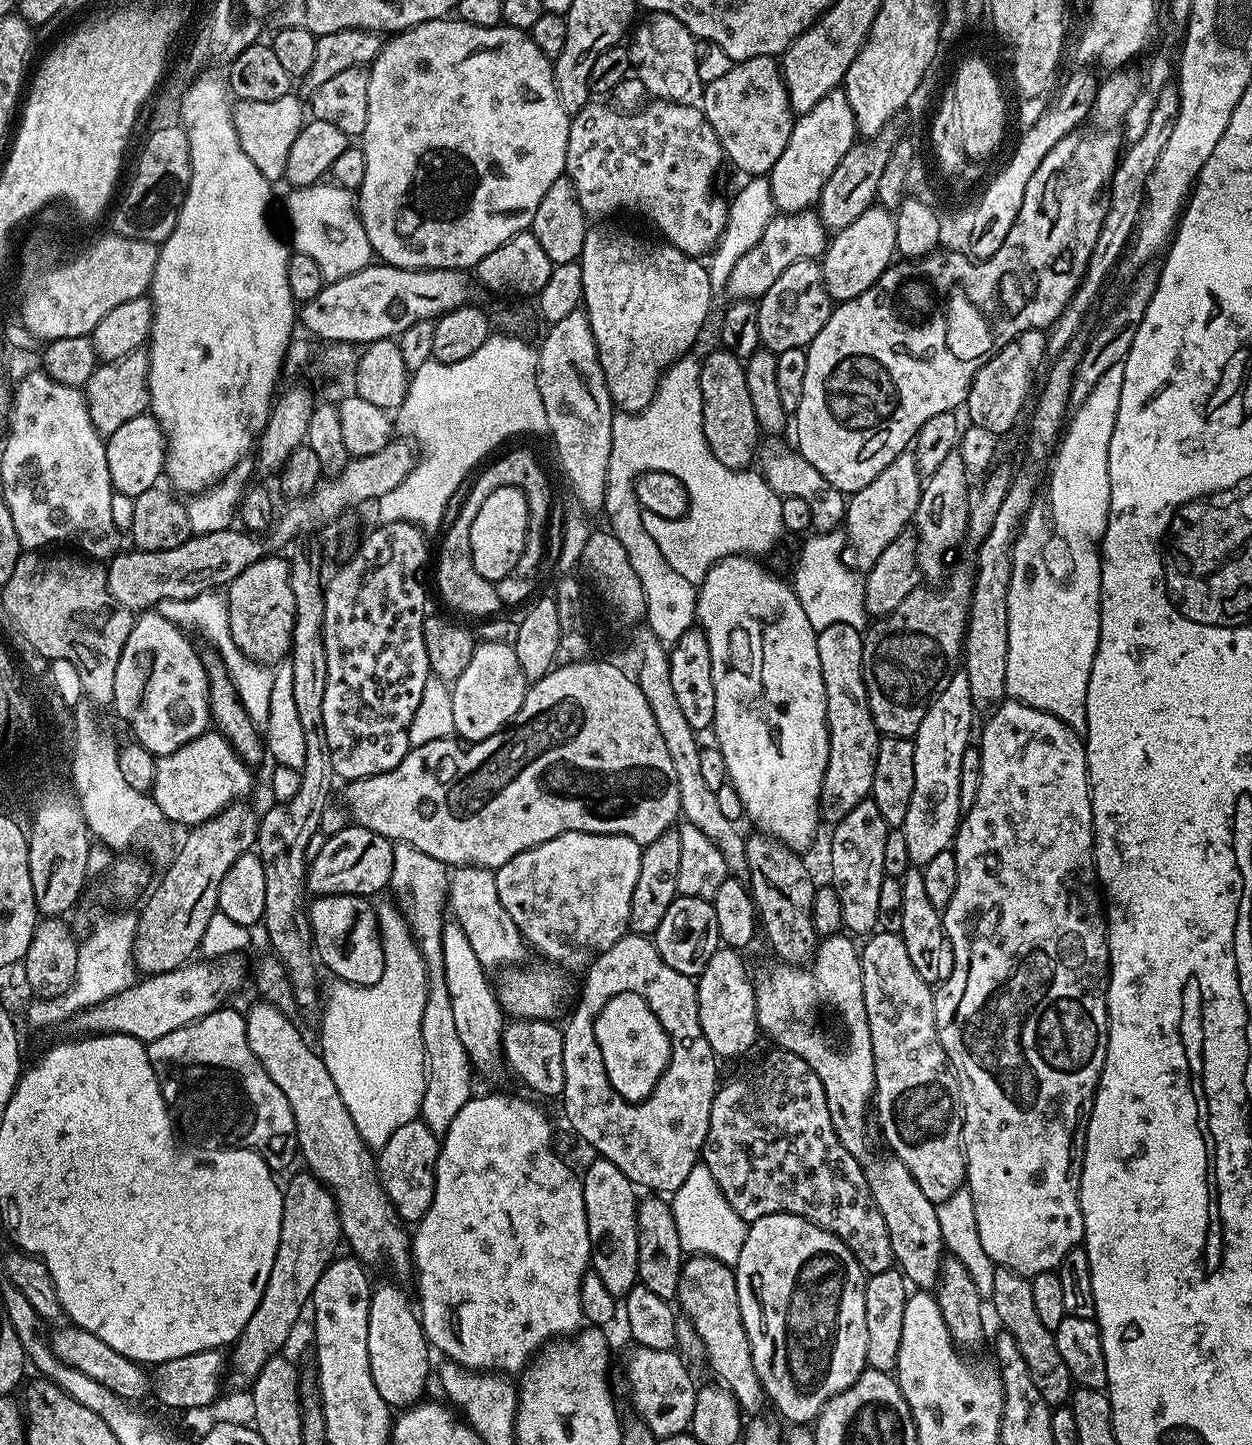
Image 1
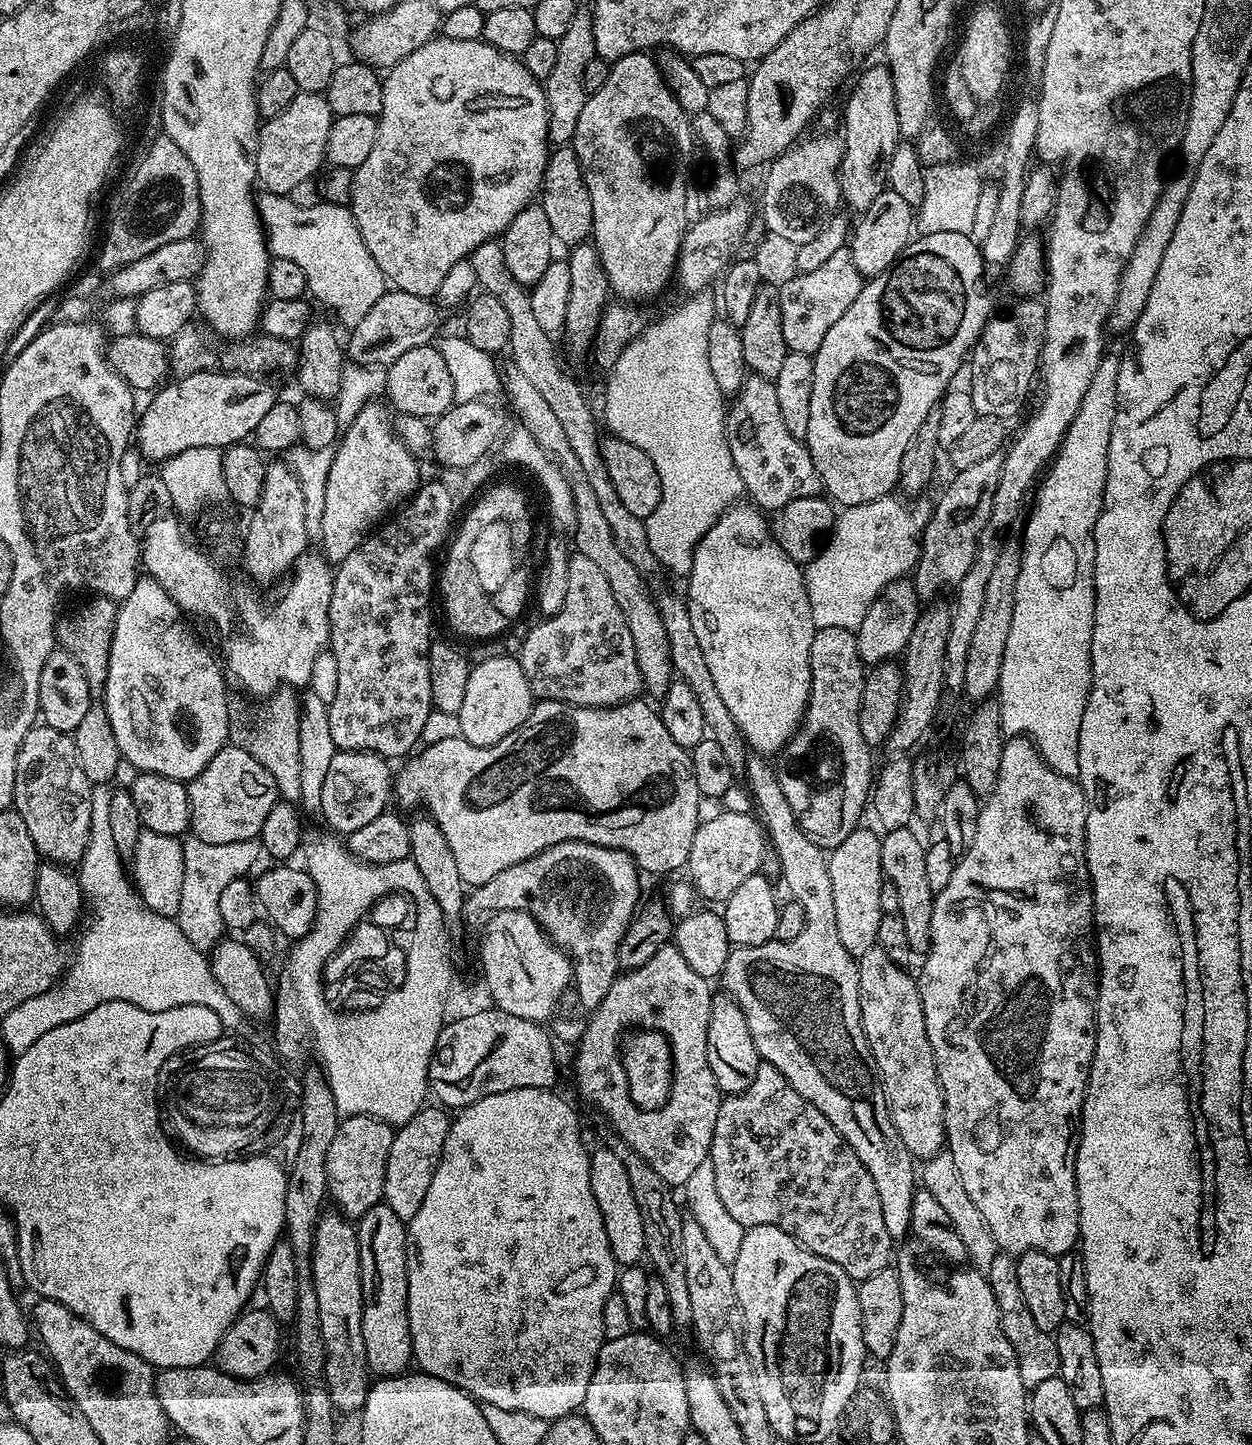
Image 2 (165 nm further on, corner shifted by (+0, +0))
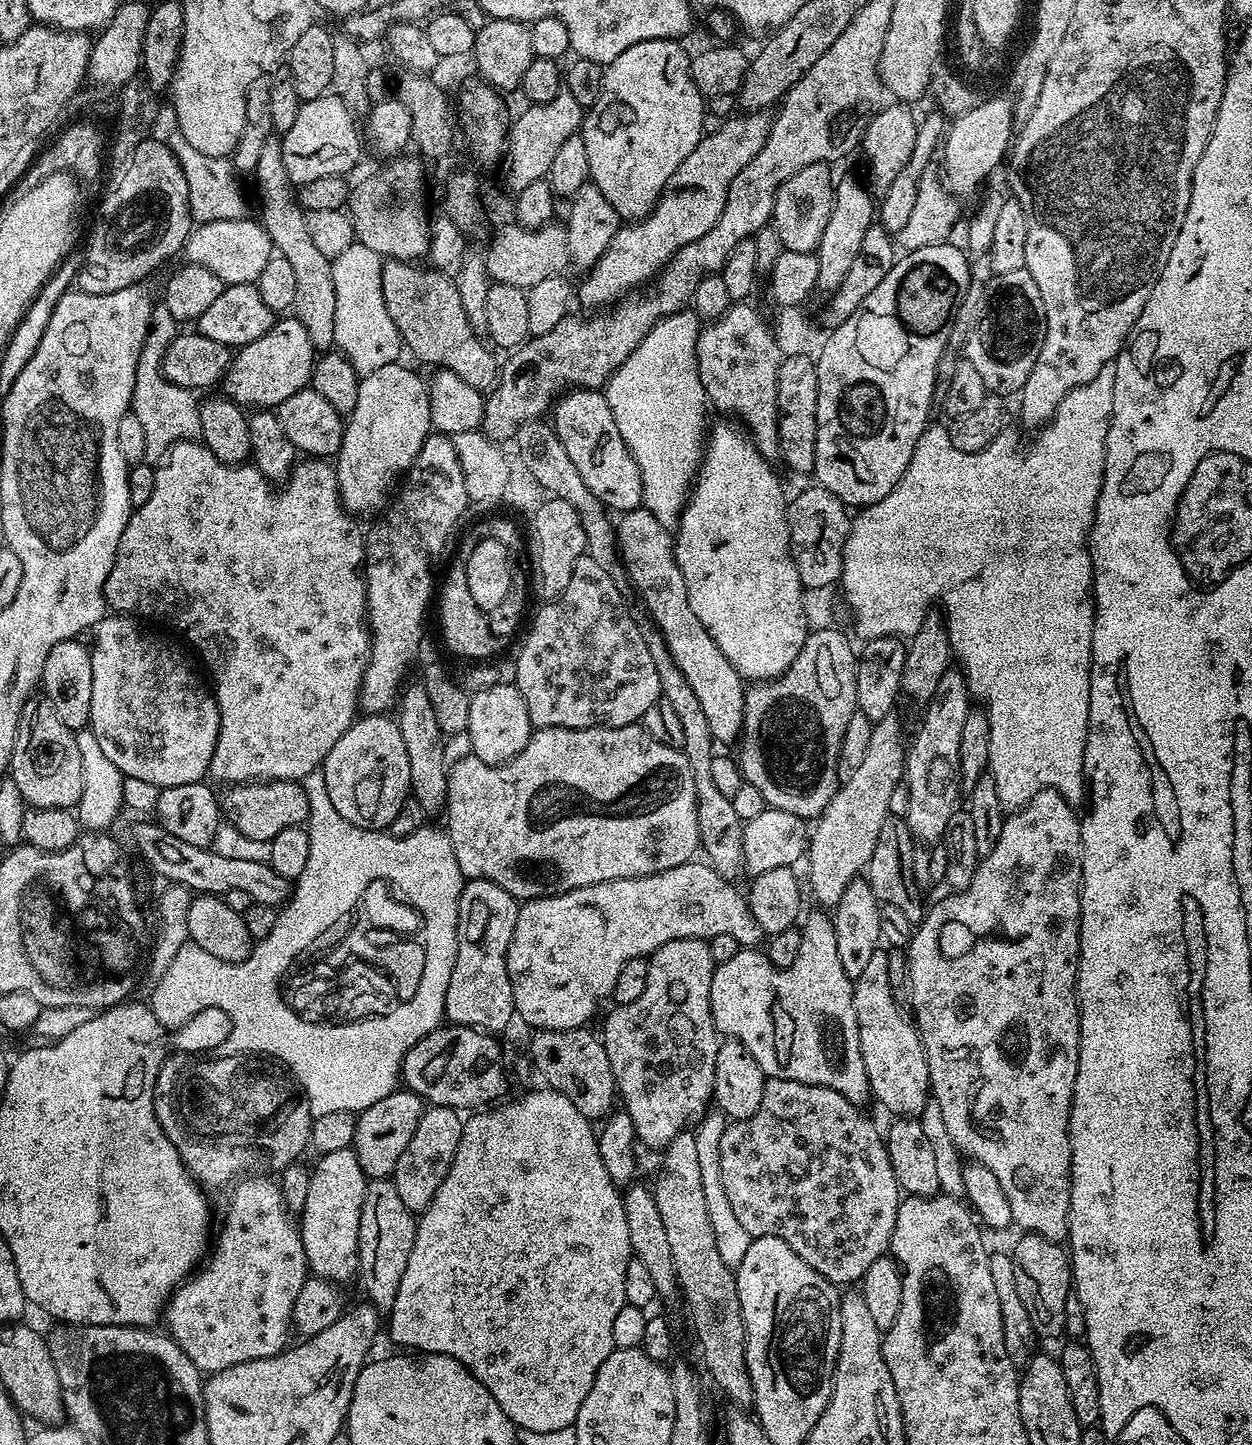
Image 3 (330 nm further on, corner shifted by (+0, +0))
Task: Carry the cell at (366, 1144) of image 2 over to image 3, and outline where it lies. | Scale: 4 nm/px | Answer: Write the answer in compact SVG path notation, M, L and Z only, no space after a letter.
M397 1090L382 1098L382 1102L374 1102L374 1106L356 1116L356 1133L351 1149L356 1153L358 1162L369 1180L387 1180L391 1177L398 1166L398 1158L402 1158L402 1150L406 1150L410 1138L414 1138L414 1130L418 1130L418 1122L425 1107L424 1097L417 1092Z

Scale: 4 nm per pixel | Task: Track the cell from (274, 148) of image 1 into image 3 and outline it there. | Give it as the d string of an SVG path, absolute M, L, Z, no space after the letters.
M325 94L301 103L298 118L294 118L294 126L282 133L282 162L286 162L286 174L293 185L314 182L314 178L330 178L331 176L347 177L348 171L360 160L360 136L356 133L357 121L352 109L347 108L337 96Z

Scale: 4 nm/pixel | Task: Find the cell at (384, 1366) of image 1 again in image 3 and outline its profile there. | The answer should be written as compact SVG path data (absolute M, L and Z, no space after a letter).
M391 1179L369 1180L366 1198L362 1202L362 1218L358 1238L360 1239L360 1271L358 1284L364 1287L367 1303L377 1310L391 1309L394 1298L398 1294L398 1286L402 1282L402 1274L406 1274L406 1262L410 1262L410 1250L414 1250L414 1234L417 1217L410 1210L392 1185Z

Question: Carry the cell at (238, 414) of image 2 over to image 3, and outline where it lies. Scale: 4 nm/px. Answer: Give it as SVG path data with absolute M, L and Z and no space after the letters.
M288 318L277 319L262 338L239 345L222 381L227 399L248 410L272 410L286 402L290 394L309 387L312 366L318 359L317 349L312 347L310 334L306 334L306 326L300 320L284 319Z

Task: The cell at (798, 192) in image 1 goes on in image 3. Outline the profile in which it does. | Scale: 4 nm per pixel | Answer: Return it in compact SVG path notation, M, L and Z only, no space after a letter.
M827 163L811 164L778 186L772 207L771 227L789 252L815 252L832 213L834 175Z

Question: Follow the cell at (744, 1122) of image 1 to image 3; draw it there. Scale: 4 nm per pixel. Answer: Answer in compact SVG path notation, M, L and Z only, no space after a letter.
M765 1079L762 1090L762 1106L754 1110L754 1114L745 1120L734 1120L728 1123L726 1130L720 1139L718 1154L720 1155L720 1173L722 1174L722 1190L726 1190L726 1198L730 1202L730 1207L738 1218L739 1224L746 1229L746 1234L751 1236L773 1236L782 1238L806 1266L814 1266L822 1278L826 1278L831 1284L837 1286L855 1285L870 1270L878 1258L882 1258L892 1247L892 1235L896 1225L896 1215L898 1206L902 1199L902 1193L898 1182L894 1178L894 1166L890 1166L890 1154L885 1137L876 1129L876 1124L864 1113L865 1109L859 1104L850 1102L838 1090L830 1090L826 1086L817 1084L803 1084L793 1080L773 1080Z

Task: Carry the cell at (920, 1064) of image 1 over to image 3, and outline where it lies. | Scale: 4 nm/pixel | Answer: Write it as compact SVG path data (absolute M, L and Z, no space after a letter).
M878 950L870 958L870 963L862 969L862 974L852 986L854 994L854 1014L858 1018L858 1042L862 1050L862 1062L866 1062L866 1074L868 1075L868 1087L871 1095L876 1096L889 1108L896 1118L916 1118L930 1102L930 1070L924 1043L920 1037L915 1023L906 1015L902 1009L901 1001L894 998L890 990L890 970L888 969L888 952Z

